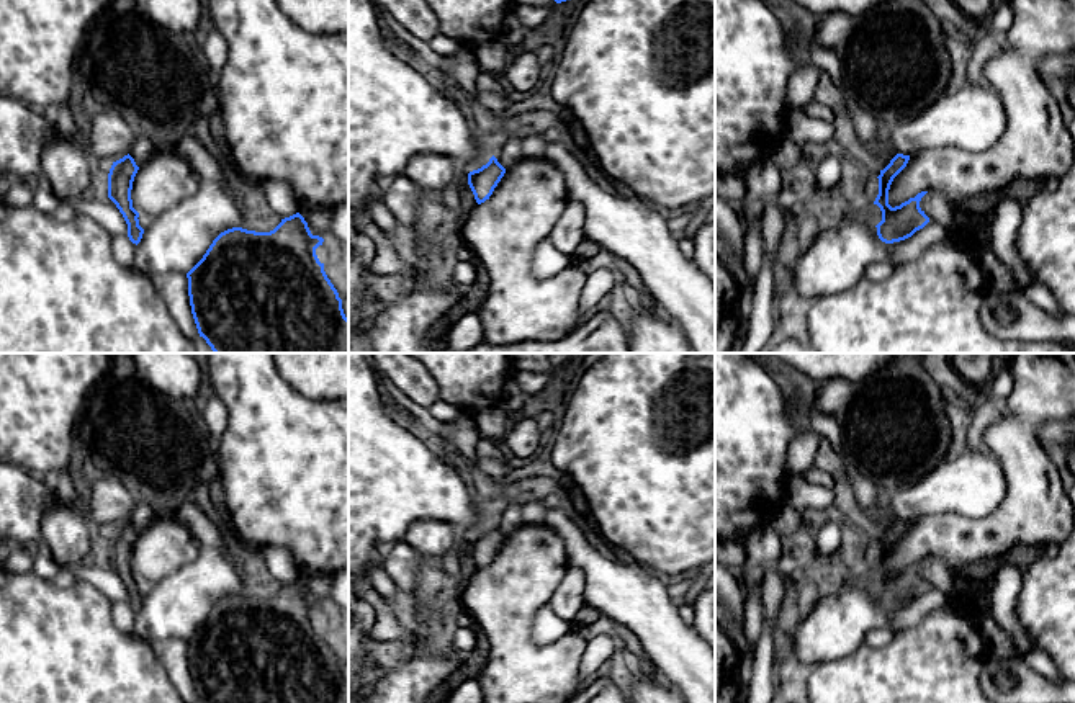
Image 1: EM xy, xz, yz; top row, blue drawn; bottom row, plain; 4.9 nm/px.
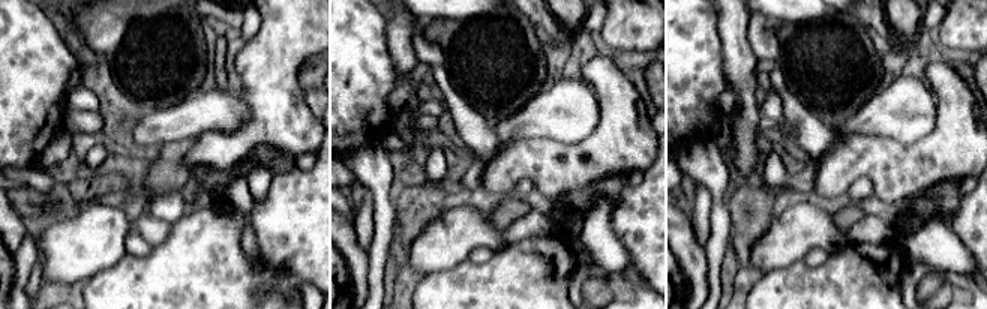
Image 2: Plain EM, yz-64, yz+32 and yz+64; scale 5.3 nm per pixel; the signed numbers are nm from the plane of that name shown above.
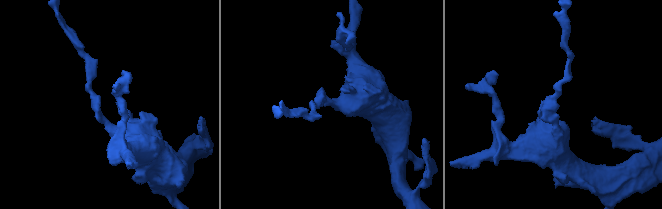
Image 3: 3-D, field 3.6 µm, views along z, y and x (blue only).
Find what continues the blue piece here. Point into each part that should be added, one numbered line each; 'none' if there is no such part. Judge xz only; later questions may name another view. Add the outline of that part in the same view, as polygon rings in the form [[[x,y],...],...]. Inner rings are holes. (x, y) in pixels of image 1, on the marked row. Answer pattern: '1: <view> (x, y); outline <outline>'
none

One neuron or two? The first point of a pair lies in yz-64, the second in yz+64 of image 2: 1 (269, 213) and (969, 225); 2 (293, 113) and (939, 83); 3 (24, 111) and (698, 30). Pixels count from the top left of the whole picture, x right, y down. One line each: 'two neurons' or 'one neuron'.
1: one neuron
2: one neuron
3: one neuron

